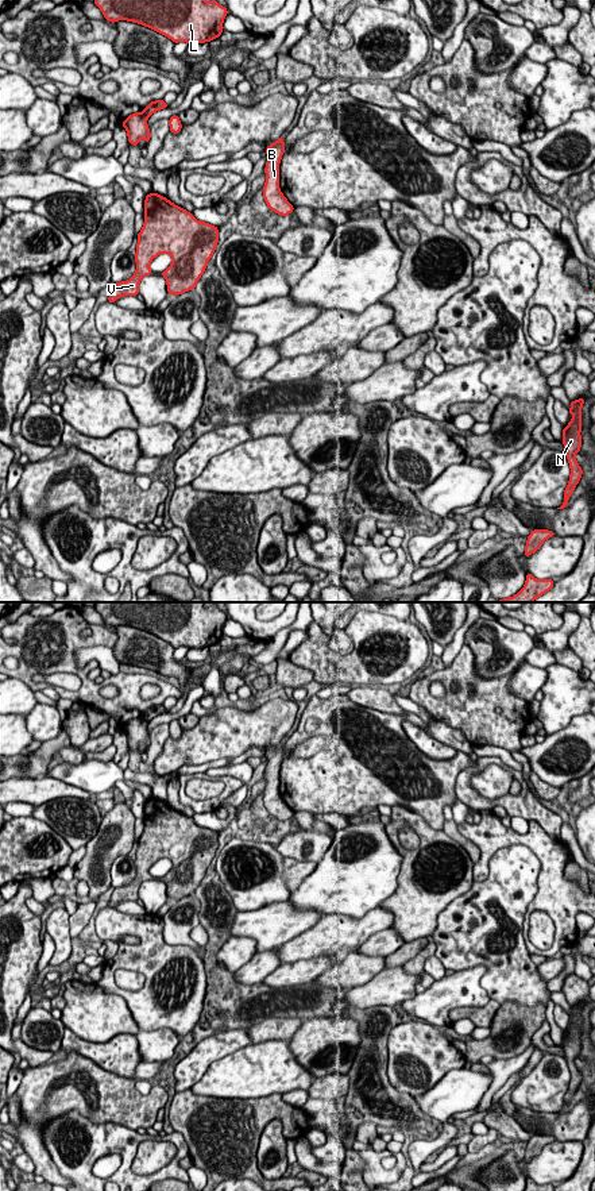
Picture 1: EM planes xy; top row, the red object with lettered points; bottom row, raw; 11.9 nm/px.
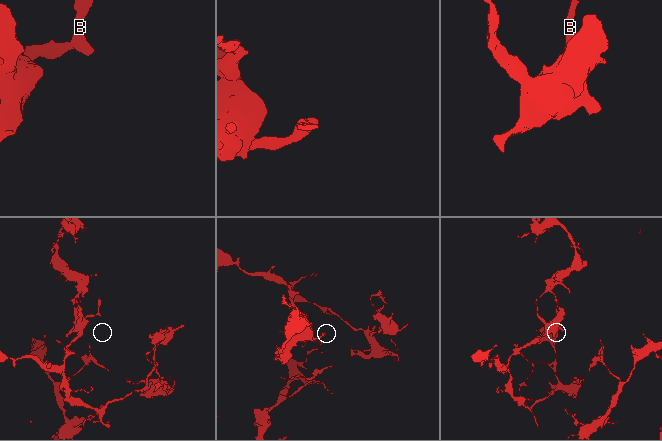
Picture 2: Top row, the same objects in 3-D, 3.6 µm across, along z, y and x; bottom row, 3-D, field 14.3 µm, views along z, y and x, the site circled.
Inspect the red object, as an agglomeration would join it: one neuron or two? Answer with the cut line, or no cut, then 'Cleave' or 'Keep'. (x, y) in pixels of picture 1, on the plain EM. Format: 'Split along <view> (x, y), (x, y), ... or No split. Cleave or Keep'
Split along xy (142, 717), (147, 721). Cleave

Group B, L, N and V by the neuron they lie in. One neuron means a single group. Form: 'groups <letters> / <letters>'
groups B N V / L

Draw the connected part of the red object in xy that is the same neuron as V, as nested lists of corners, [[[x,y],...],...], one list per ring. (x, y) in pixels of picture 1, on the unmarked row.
[[[158,798],[144,805],[144,829],[138,839],[136,876],[128,886],[116,887],[108,902],[115,907],[123,901],[138,901],[139,887],[152,879],[151,866],[159,859],[170,859],[171,870],[161,878],[167,897],[182,899],[196,893],[219,848],[219,833],[198,826],[190,817]]]

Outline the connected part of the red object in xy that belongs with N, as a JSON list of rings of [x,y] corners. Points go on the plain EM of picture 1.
[[[579,1003],[576,1006],[571,1006],[571,1014],[568,1018],[571,1018],[573,1022],[571,1024],[569,1029],[563,1033],[563,1042],[564,1042],[564,1057],[567,1060],[569,1072],[571,1072],[571,1080],[567,1094],[564,1095],[564,1107],[557,1114],[564,1114],[568,1111],[568,1105],[571,1099],[573,1098],[577,1087],[582,1083],[583,1075],[579,1071],[579,1068],[575,1064],[575,1060],[580,1056],[582,1051],[582,1011],[584,1009],[586,1003]]]

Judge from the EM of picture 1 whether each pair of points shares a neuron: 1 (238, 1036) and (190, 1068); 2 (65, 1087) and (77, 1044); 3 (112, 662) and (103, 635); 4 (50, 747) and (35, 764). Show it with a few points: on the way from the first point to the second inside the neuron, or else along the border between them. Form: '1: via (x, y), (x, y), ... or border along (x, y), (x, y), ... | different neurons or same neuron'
1: via (225, 1043), (209, 1049), (203, 1056) | same neuron
2: border along (66, 1053), (80, 1053), (101, 1068) | different neurons
3: border along (111, 647), (87, 646), (76, 650) | different neurons
4: via (46, 751), (38, 760) | same neuron

